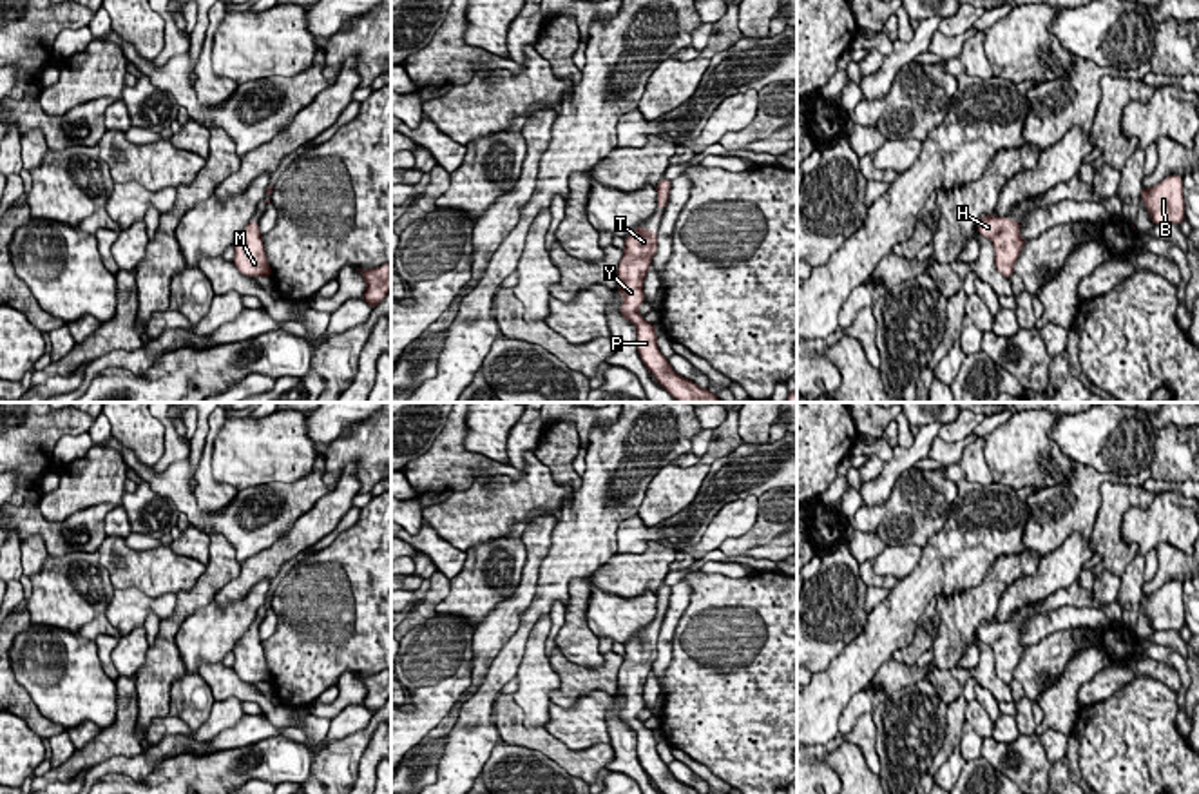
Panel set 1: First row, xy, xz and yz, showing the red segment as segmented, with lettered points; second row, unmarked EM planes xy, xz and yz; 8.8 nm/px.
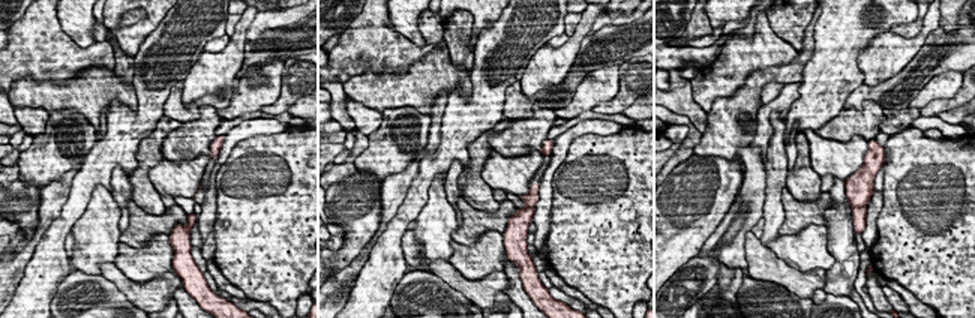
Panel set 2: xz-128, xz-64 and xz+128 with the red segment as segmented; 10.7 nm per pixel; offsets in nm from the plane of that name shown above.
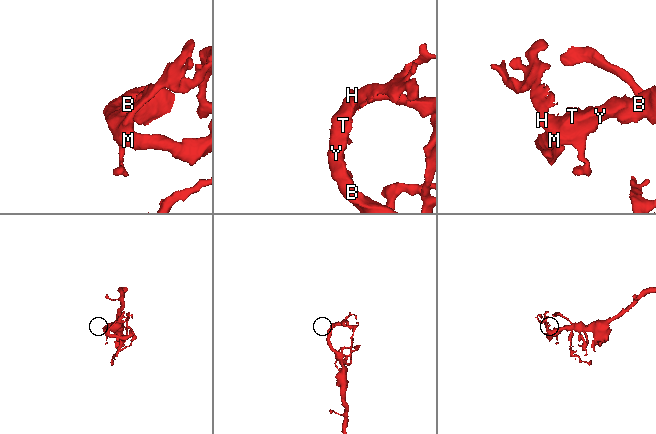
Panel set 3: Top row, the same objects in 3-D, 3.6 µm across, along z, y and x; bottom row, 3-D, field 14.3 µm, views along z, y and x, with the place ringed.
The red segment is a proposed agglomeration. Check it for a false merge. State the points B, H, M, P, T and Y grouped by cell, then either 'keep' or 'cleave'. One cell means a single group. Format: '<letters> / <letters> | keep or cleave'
B H M P T Y | keep

